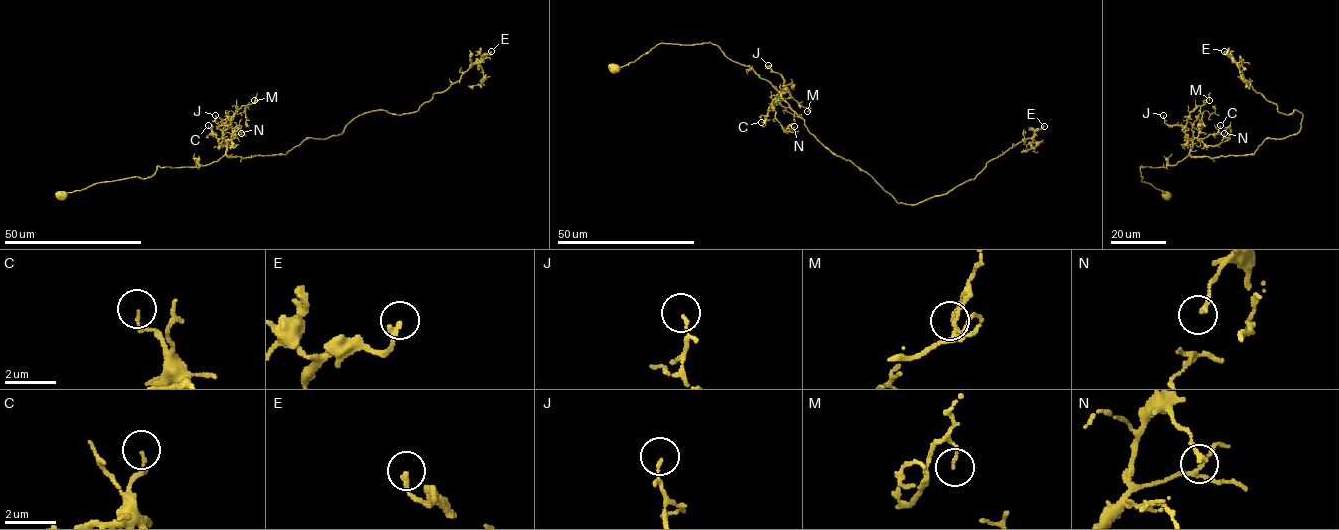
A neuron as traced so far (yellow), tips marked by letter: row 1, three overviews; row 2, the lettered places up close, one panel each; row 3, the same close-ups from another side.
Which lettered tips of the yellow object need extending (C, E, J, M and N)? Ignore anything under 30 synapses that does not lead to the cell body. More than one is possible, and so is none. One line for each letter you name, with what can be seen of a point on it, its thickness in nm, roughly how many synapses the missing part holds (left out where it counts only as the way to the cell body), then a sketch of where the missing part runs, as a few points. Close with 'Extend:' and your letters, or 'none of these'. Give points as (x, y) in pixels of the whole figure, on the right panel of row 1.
Extend: none of these

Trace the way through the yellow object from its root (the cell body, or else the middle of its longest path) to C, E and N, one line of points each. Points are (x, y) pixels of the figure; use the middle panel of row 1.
C: (616, 69), (634, 62), (660, 43), (710, 42), (729, 58), (749, 65), (779, 92), (767, 117), (761, 122)
E: (616, 69), (660, 43), (715, 44), (768, 81), (831, 151), (907, 204), (973, 179), (1044, 126)
N: (616, 69), (660, 43), (710, 42), (779, 92), (771, 102), (776, 119), (787, 132), (794, 126)

